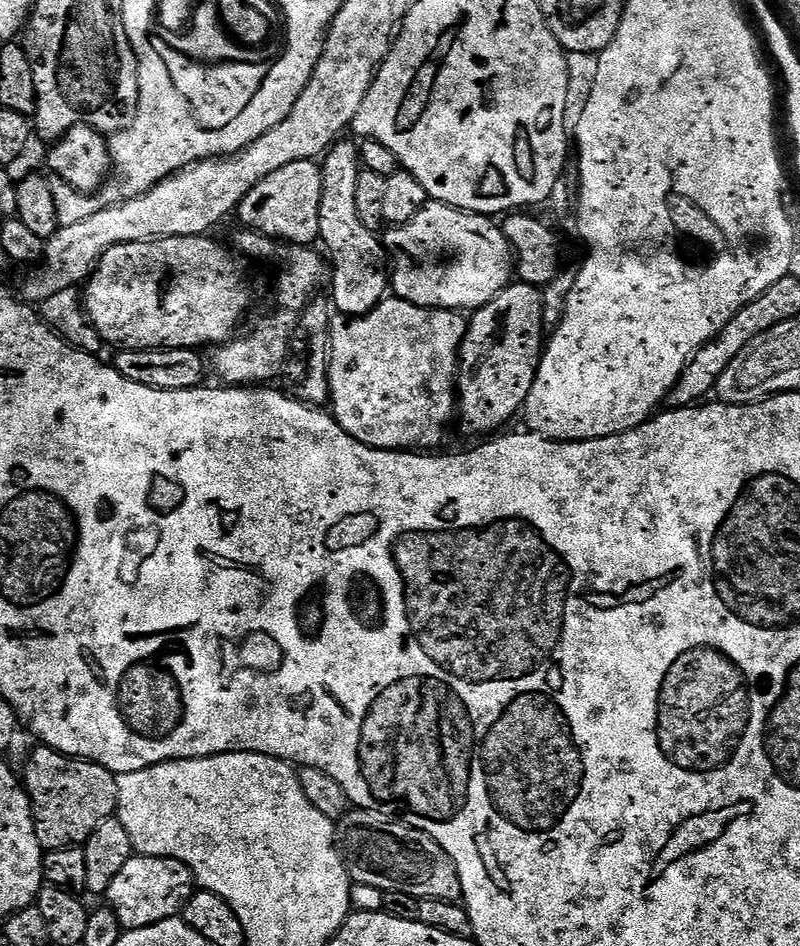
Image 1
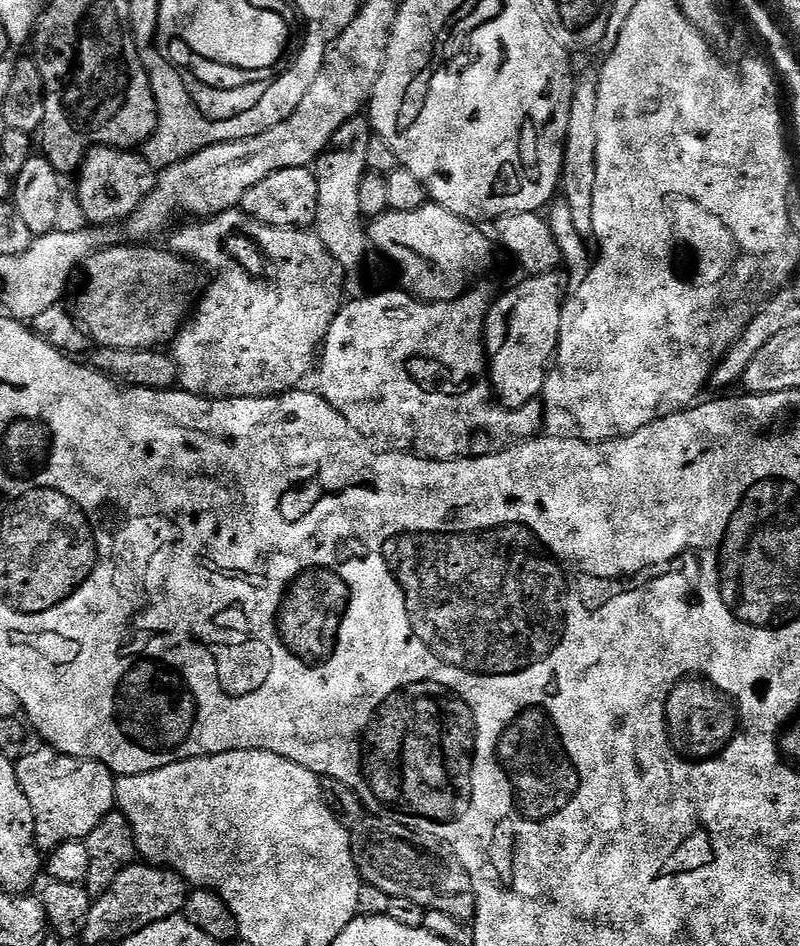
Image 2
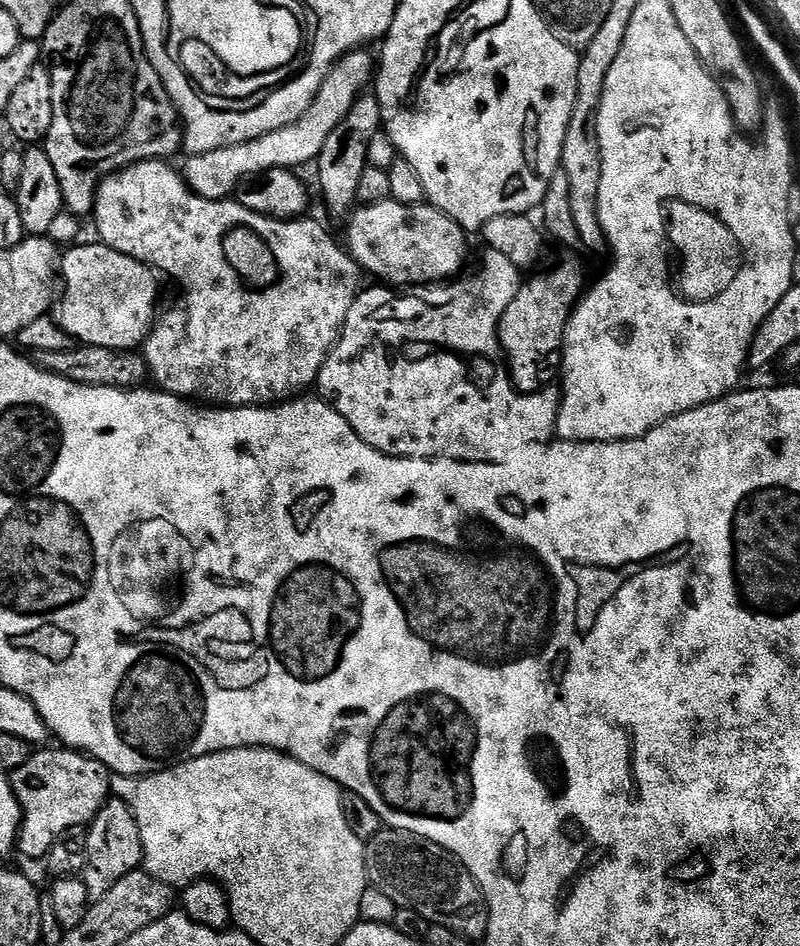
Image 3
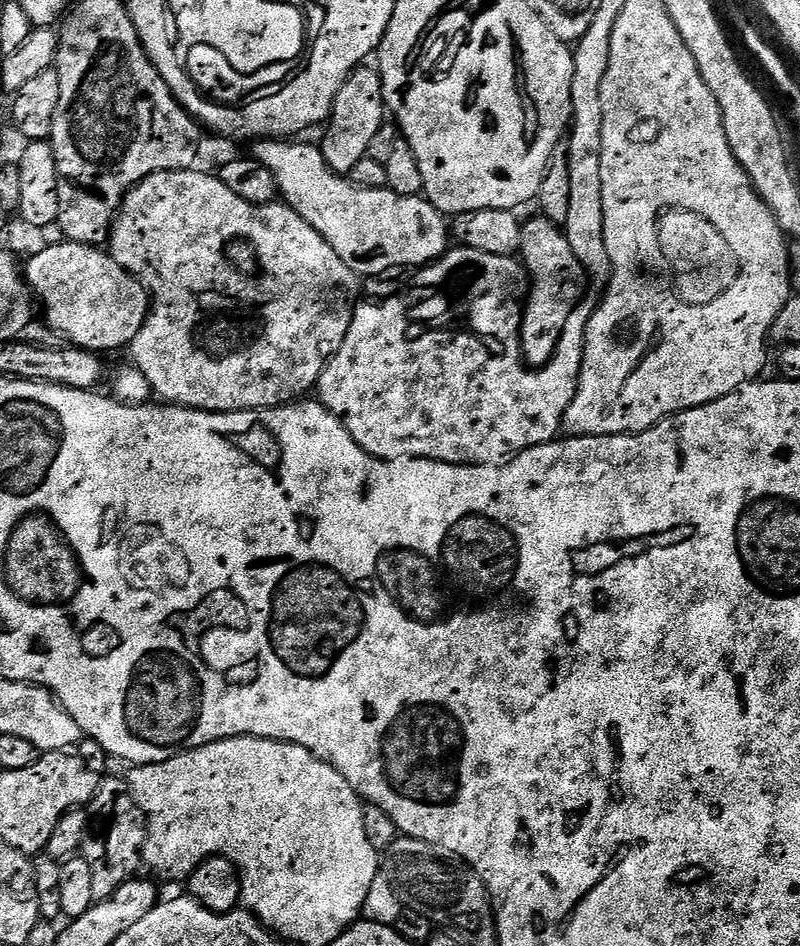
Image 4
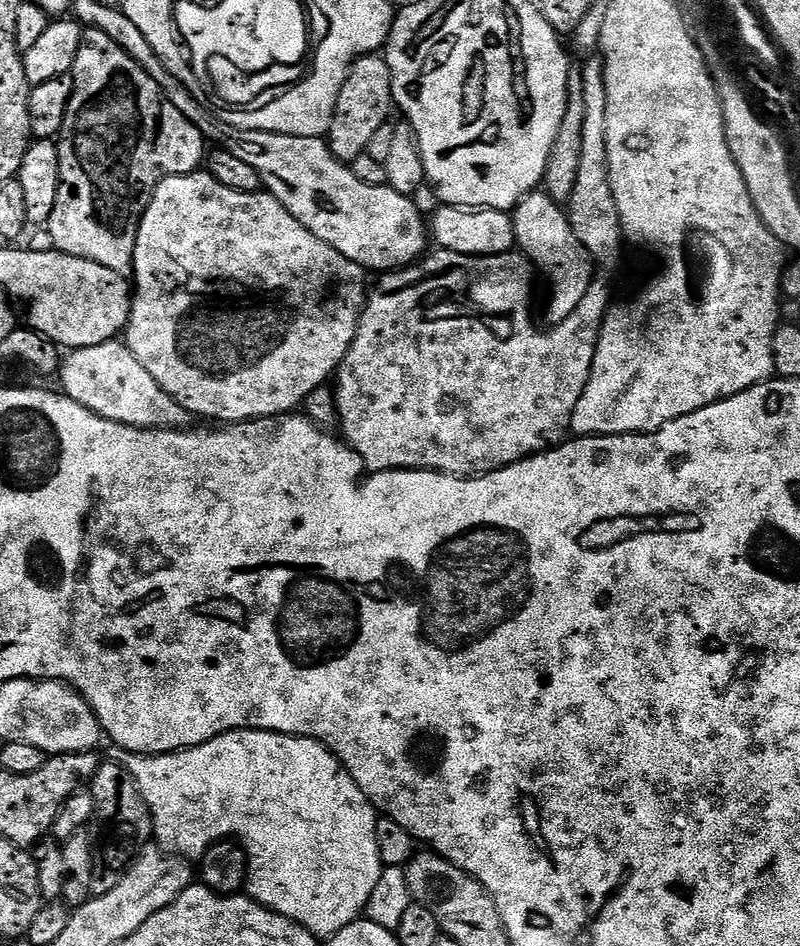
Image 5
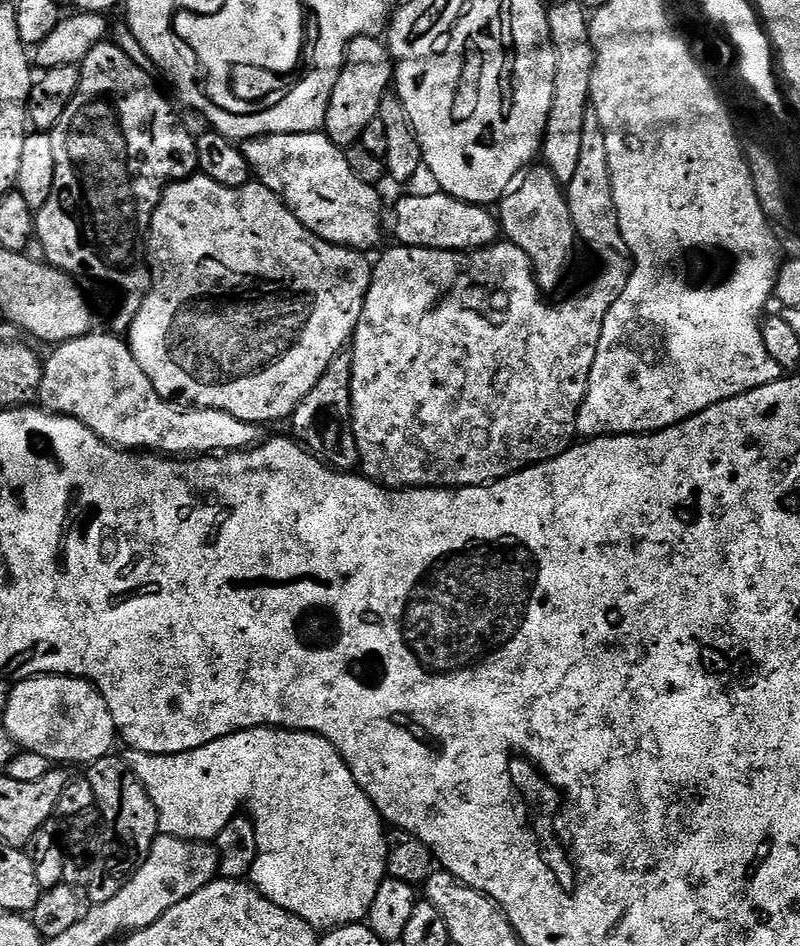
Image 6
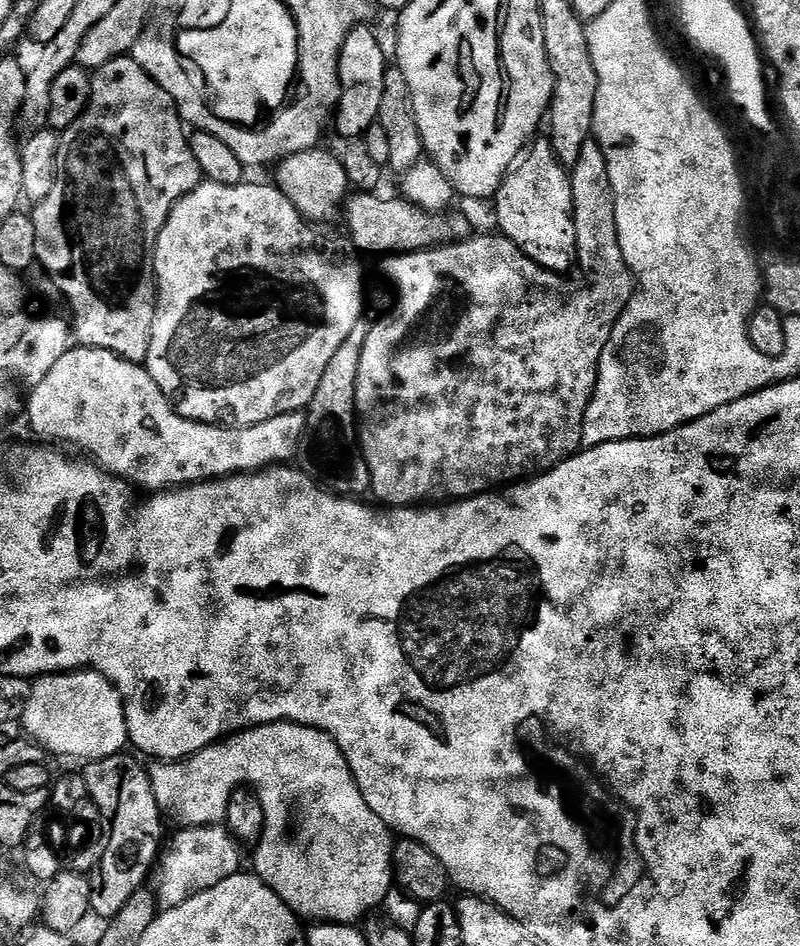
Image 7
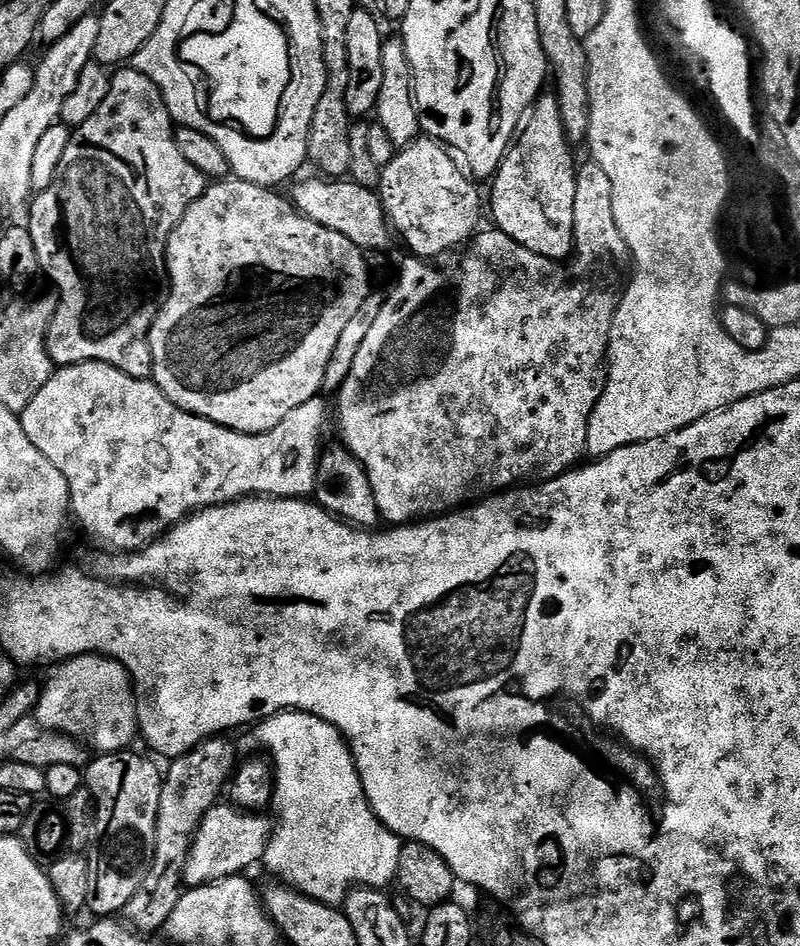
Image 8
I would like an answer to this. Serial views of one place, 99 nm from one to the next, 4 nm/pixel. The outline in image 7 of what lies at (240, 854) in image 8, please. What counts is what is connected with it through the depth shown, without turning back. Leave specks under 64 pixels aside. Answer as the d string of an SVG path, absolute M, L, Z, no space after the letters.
M181 827L179 831L180 833L169 844L167 841L154 872L156 902L161 909L182 906L182 902L186 902L194 894L202 894L202 890L210 890L210 886L226 882L226 878L230 878L242 868L240 864L242 845L229 834L227 827Z

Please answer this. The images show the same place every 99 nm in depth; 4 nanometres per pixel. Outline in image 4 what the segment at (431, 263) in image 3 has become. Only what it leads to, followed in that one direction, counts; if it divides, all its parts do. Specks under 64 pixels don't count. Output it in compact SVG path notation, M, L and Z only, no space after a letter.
M261 138L251 145L251 159L262 162L274 174L277 193L282 197L283 203L293 208L297 214L346 262L346 266L357 277L380 276L391 268L412 268L420 270L437 261L450 247L450 224L444 213L428 201L423 195L399 196L386 186L380 188L355 188L351 179L336 173L326 162L326 158L315 143L296 144L300 142L285 142L280 138Z

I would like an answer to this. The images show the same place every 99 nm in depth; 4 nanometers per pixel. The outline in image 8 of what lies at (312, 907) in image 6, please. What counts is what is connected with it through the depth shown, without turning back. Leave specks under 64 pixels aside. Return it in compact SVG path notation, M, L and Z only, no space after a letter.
M285 710L259 721L248 734L249 742L264 751L261 753L272 761L272 768L276 772L270 805L271 811L276 811L276 816L272 837L262 861L263 867L268 867L269 874L277 876L281 885L333 906L343 905L353 888L387 889L387 884L391 885L396 878L402 841L374 814L352 752L339 730L314 714Z

